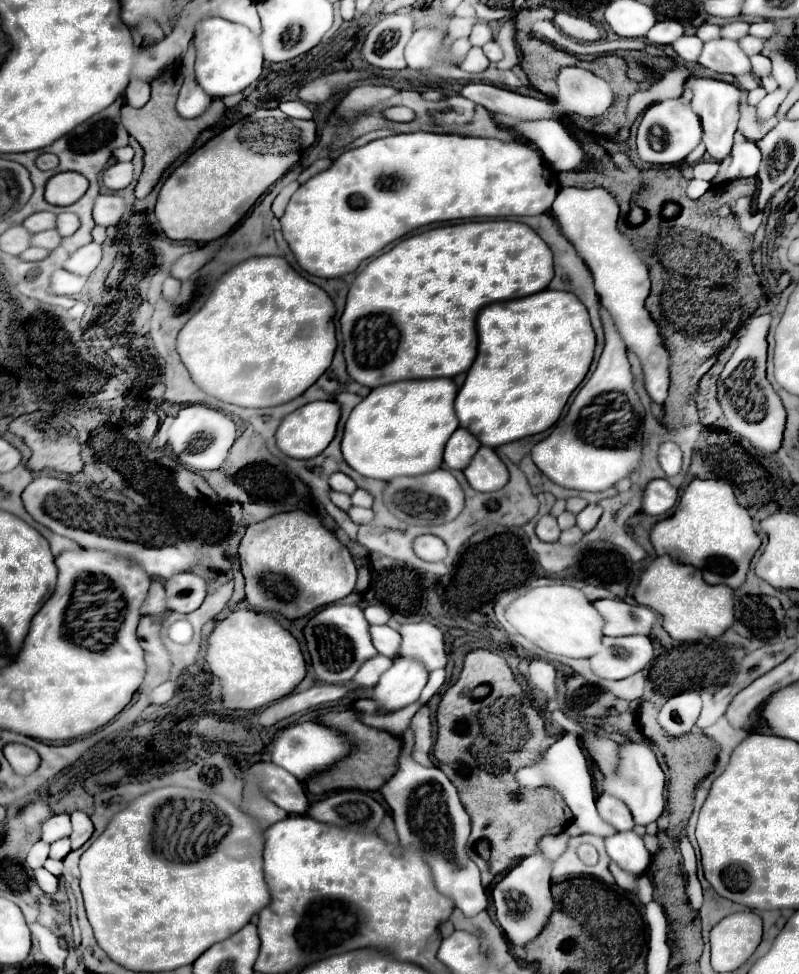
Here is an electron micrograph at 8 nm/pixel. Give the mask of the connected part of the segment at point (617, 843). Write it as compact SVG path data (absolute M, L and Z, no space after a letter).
M618 832L606 838L606 852L614 862L650 862L652 856L636 832Z

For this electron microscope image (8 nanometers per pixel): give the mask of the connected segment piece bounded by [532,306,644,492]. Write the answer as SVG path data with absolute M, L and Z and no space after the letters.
M600 306L600 320L602 320L604 334L606 334L606 346L604 346L604 352L598 360L594 374L576 394L566 418L562 422L558 422L558 426L554 428L554 432L548 438L544 438L542 442L538 442L532 448L534 464L554 484L558 484L562 488L580 490L580 492L604 492L604 490L612 488L622 478L630 476L640 466L640 460L642 460L644 406L642 406L642 402L640 402L640 398L634 390L634 376L632 376L632 370L630 370L630 362L626 358L626 344L620 338L610 312L604 306Z

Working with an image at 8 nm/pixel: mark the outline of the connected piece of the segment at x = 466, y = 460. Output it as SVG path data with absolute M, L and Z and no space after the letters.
M458 428L446 444L444 462L452 470L464 470L470 464L470 460L474 458L474 454L478 452L478 448L480 448L478 438L474 434L470 434L468 430Z

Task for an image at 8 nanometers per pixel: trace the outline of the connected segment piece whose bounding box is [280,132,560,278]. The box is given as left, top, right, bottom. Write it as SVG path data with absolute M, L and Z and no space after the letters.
M410 132L372 140L366 146L344 152L332 168L312 176L290 198L280 218L284 240L298 264L308 274L320 278L340 278L352 272L362 260L370 258L386 244L410 234L412 230L448 220L464 218L508 218L538 216L552 208L558 196L558 180L542 154L520 140L502 142L496 138L472 138L458 134Z

